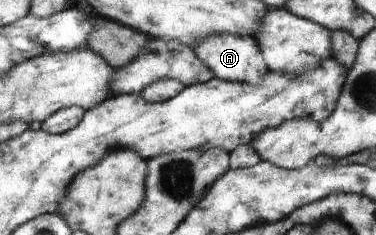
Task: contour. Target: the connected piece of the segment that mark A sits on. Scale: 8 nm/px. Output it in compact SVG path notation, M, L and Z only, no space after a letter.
M224 34L212 35L210 39L204 39L204 43L198 43L192 49L204 61L215 77L224 81L260 83L269 70L263 51L261 51L258 43L252 37Z

